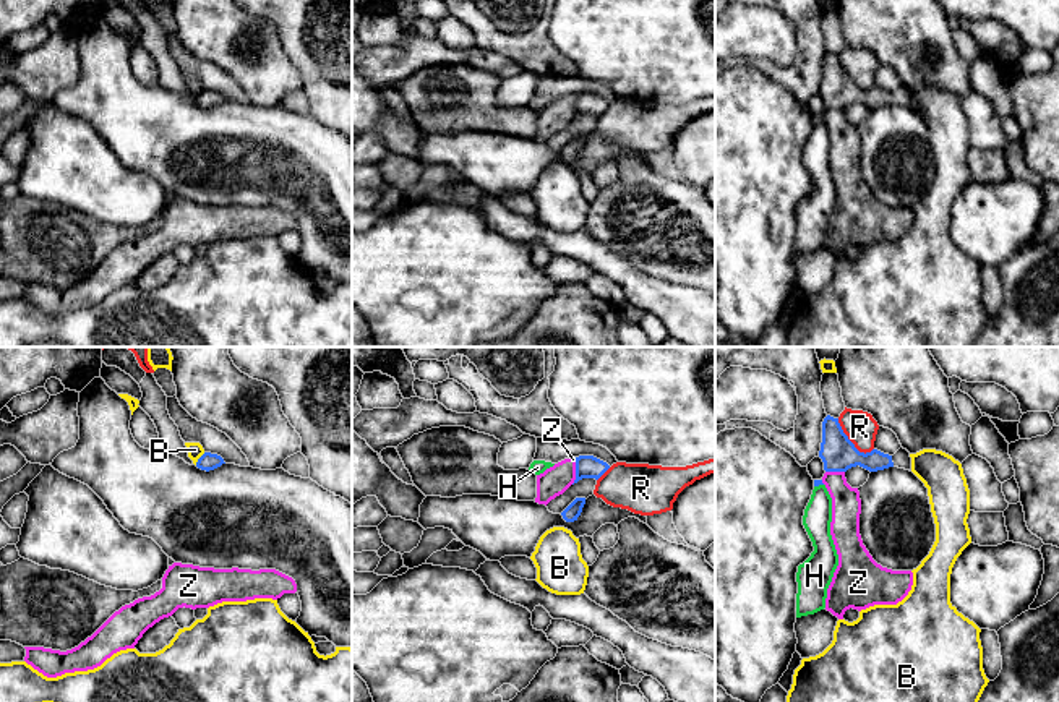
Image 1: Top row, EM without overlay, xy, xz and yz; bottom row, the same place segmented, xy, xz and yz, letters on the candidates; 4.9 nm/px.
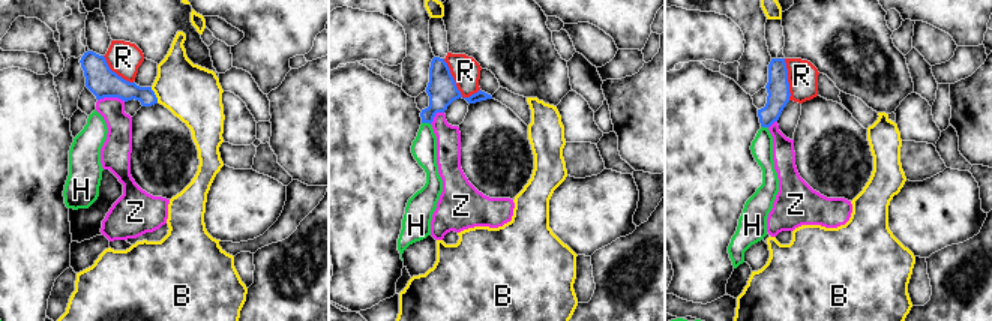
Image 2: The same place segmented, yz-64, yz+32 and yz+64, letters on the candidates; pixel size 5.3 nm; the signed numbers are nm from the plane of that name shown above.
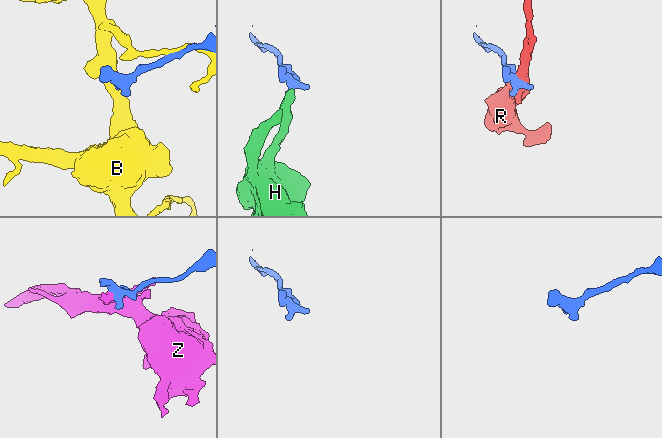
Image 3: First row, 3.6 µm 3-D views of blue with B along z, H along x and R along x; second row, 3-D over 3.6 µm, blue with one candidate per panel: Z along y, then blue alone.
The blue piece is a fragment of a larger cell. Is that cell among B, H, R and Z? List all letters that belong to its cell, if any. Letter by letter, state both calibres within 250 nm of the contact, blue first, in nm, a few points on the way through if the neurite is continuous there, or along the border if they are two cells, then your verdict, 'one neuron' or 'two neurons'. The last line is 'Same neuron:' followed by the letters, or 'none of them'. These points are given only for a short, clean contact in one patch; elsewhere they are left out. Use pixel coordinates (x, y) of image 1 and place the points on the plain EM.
B: 90/80 nm | two neurons
H: 30/140 nm | along yz (823, 120), (814, 124) | two neurons
R: 170/160 nm | two neurons
Z: 110/140 nm | along xz (576, 94), (576, 115), (571, 120) | two neurons
Same neuron: none of them

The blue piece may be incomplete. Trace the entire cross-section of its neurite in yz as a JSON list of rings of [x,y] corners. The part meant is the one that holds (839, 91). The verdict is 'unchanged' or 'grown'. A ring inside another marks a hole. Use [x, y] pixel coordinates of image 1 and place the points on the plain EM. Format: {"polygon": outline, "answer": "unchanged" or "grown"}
{"polygon": [[[827,52],[822,58],[822,79],[819,94],[825,109],[847,109],[851,104],[863,104],[869,109],[898,104],[911,109],[910,89],[900,84],[894,92],[877,86],[860,89],[843,70],[838,55]]], "answer": "grown"}

